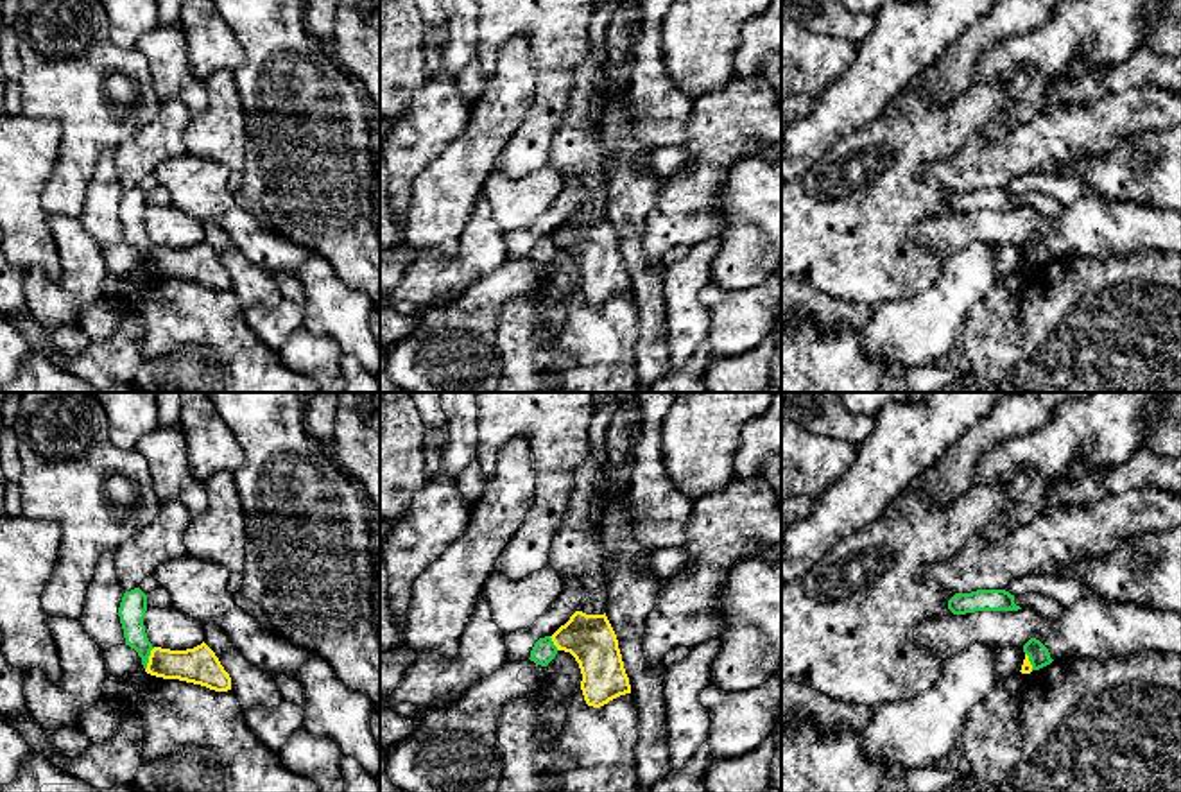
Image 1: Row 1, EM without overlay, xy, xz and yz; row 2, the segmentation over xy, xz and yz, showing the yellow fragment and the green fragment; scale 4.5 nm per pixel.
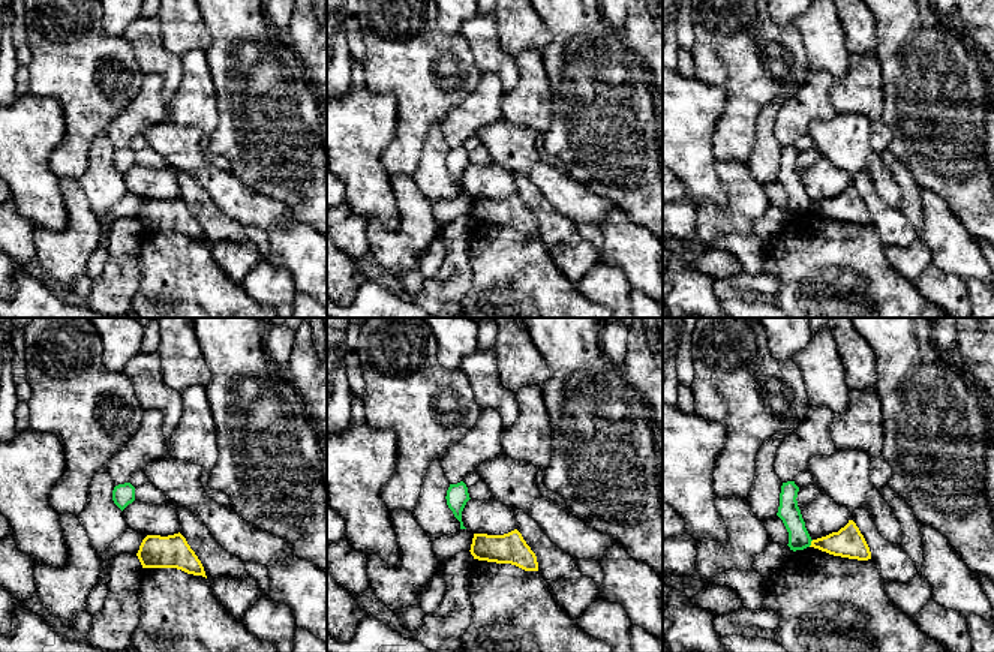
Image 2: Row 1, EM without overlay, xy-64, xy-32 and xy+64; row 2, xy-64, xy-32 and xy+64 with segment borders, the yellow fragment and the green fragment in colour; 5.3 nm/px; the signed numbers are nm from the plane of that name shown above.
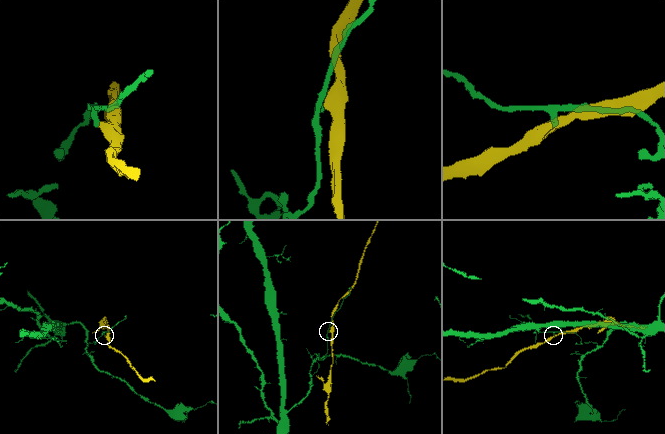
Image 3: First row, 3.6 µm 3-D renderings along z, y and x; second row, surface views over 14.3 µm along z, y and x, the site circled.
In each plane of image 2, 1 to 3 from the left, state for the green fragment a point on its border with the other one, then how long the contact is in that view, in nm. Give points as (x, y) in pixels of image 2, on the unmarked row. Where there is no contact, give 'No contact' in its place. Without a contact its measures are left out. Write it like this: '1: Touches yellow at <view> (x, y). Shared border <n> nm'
1: No contact
2: No contact
3: Touches yellow at xy+64 (811, 207). Shared border 50 nm

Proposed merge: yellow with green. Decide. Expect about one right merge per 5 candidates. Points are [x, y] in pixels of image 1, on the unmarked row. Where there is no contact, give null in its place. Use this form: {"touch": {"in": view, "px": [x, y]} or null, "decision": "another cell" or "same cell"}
{"touch": {"in": "xy", "px": [149, 257]}, "decision": "another cell"}

